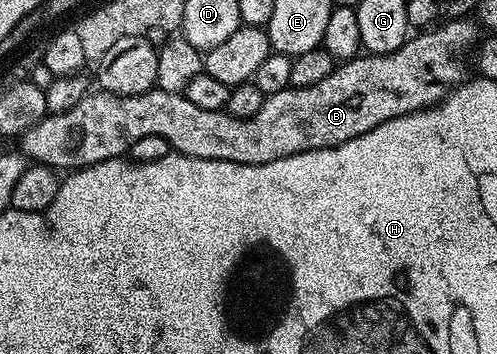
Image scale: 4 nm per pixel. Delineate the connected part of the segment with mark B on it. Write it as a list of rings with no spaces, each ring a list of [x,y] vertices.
[[[472,19],[445,20],[427,31],[409,36],[404,45],[398,47],[398,51],[357,55],[351,61],[337,64],[333,72],[326,75],[326,79],[314,86],[289,87],[286,91],[278,91],[278,95],[265,97],[262,107],[258,107],[258,115],[246,119],[238,119],[223,109],[206,111],[198,107],[198,103],[190,103],[183,92],[171,93],[154,88],[149,93],[127,97],[92,91],[70,111],[49,113],[42,118],[19,138],[18,145],[27,158],[49,165],[57,171],[75,171],[85,165],[108,161],[111,157],[124,157],[132,150],[134,143],[138,143],[138,139],[146,139],[146,135],[162,135],[162,139],[170,142],[173,150],[182,155],[247,165],[270,163],[274,159],[315,149],[333,149],[370,131],[375,125],[407,113],[416,113],[420,109],[431,109],[440,104],[456,86],[463,85],[466,80],[464,52],[468,48],[469,52],[477,44],[476,29],[477,22]]]

